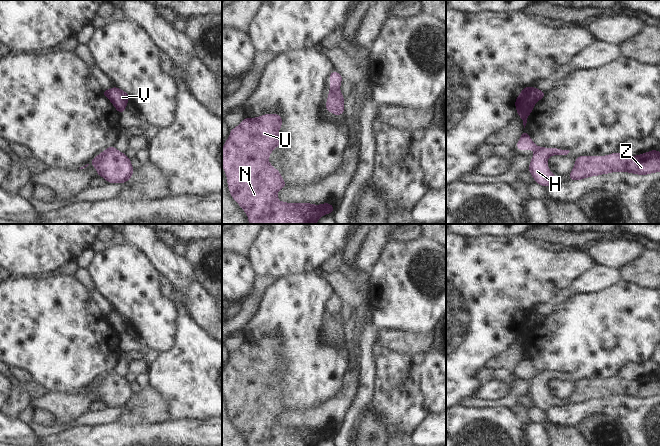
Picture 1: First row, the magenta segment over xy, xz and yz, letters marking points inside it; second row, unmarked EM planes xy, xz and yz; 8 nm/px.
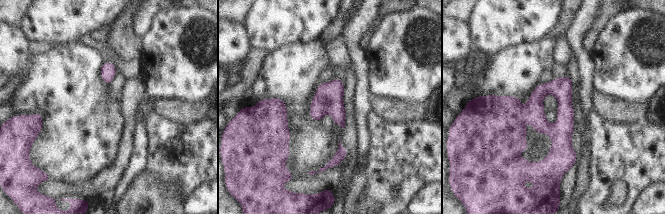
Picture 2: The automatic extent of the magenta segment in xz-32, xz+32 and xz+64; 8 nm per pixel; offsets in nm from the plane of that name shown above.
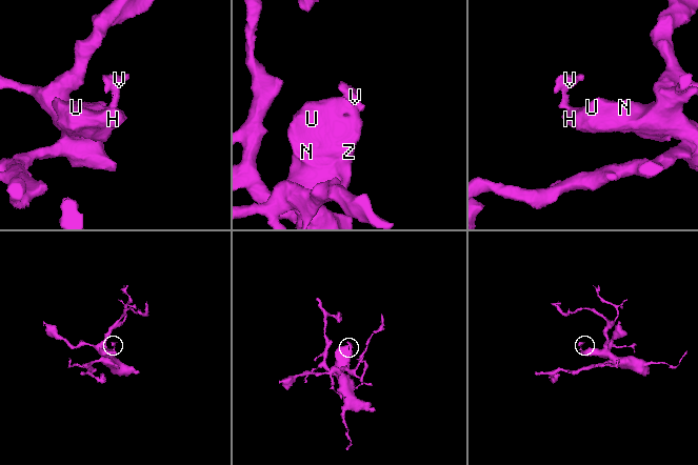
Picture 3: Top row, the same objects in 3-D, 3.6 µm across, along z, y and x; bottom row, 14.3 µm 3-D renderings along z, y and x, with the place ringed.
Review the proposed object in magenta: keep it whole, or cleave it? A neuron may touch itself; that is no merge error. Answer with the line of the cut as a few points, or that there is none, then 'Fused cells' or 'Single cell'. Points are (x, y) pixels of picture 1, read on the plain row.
Split along xz (338, 313), (330, 316). Fused cells.

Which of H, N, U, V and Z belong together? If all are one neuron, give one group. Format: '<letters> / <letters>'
H N U Z / V

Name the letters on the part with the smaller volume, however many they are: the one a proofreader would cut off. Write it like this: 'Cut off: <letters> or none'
Cut off: V

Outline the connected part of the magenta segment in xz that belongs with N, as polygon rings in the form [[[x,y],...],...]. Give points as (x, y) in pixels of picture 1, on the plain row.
[[[266,337],[261,341],[244,342],[240,349],[230,354],[222,377],[222,390],[227,400],[230,418],[245,435],[249,446],[317,446],[321,440],[333,438],[333,429],[286,427],[280,426],[276,420],[286,407],[280,396],[268,386],[268,382],[272,374],[282,366],[278,358],[281,350],[280,339]]]

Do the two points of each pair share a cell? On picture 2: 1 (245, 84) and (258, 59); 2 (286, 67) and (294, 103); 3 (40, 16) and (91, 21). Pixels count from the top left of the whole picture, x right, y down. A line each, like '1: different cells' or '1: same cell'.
1: same cell
2: same cell
3: same cell

